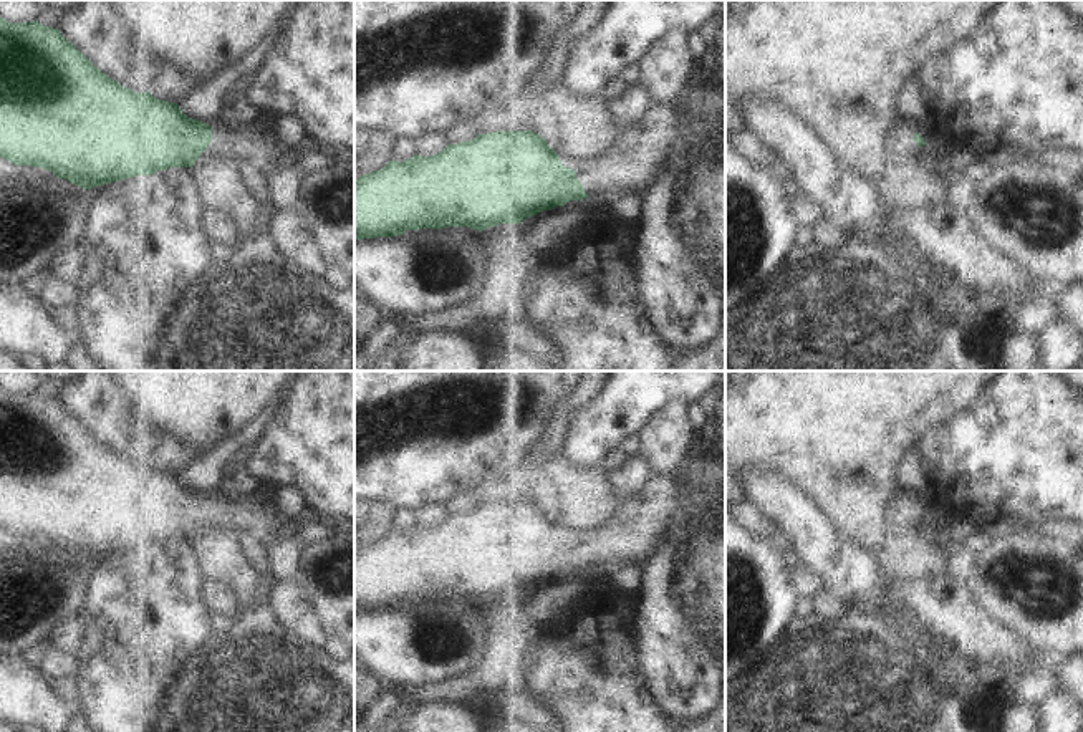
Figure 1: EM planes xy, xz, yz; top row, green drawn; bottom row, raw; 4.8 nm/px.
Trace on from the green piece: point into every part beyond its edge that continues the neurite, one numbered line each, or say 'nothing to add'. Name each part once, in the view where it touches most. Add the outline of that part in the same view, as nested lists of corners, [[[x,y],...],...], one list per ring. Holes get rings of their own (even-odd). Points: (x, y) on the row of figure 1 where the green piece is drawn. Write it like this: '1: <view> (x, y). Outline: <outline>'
1: xz (633, 166). Outline: [[[656,104],[636,126],[626,129],[603,157],[593,157],[576,169],[585,192],[611,199],[649,194],[664,172],[674,144],[686,126],[677,104]]]

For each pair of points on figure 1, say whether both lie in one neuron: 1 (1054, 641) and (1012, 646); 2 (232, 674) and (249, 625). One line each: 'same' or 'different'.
1: different
2: same

